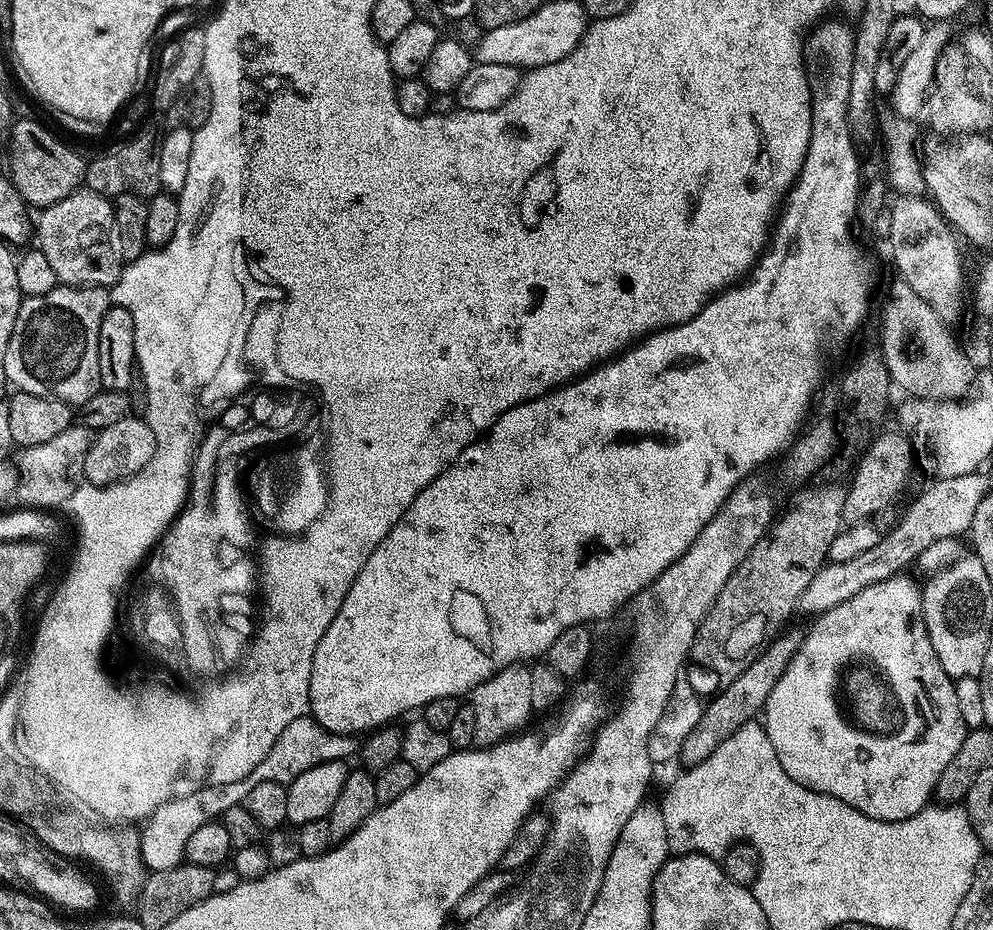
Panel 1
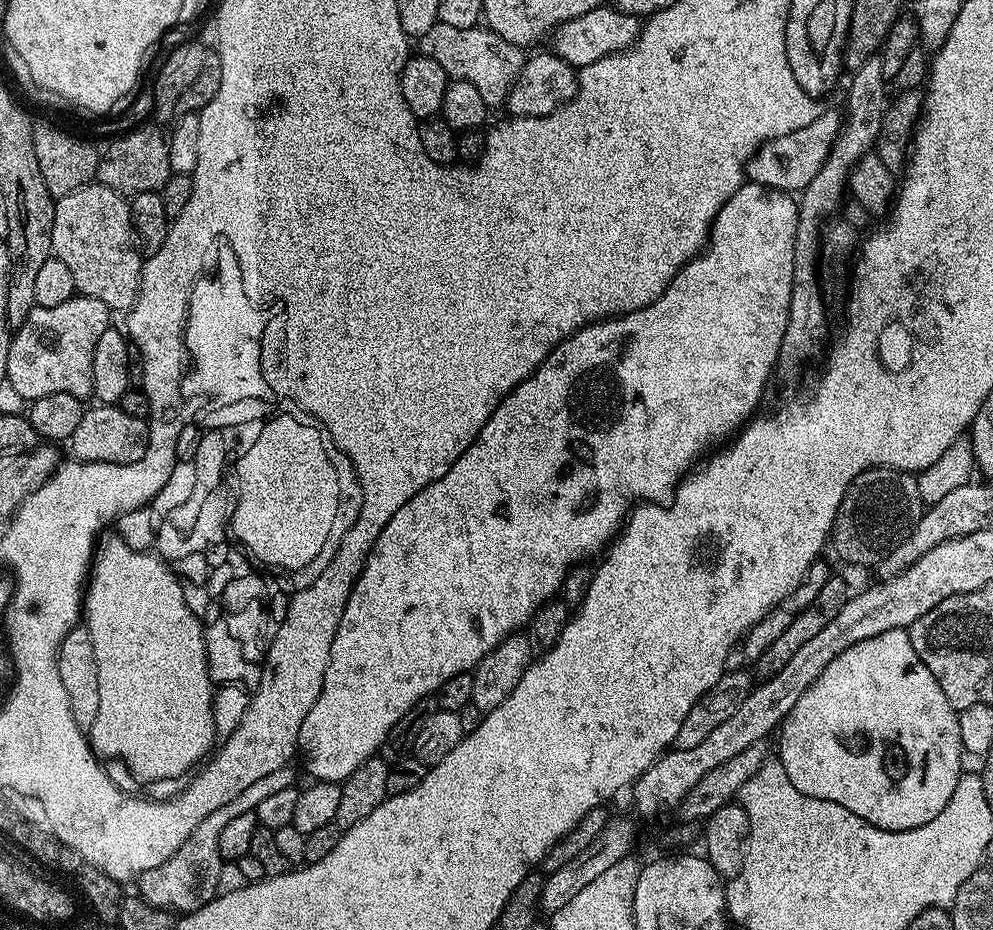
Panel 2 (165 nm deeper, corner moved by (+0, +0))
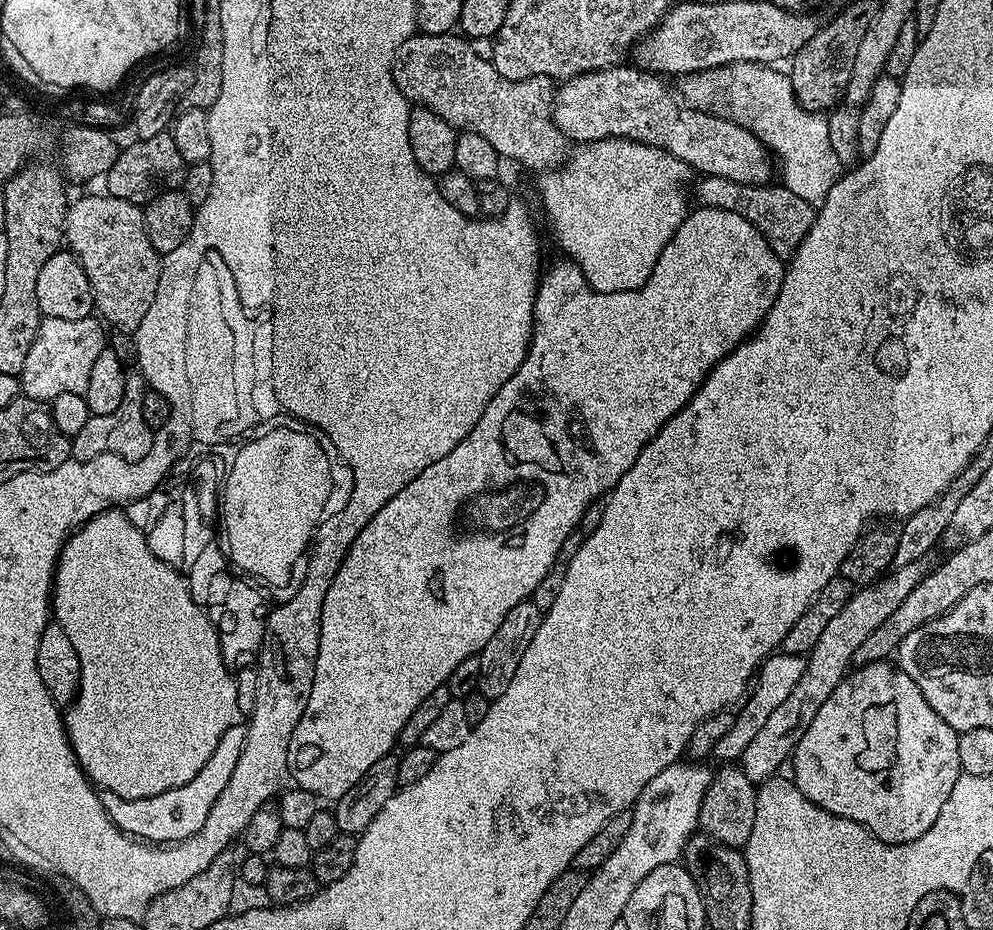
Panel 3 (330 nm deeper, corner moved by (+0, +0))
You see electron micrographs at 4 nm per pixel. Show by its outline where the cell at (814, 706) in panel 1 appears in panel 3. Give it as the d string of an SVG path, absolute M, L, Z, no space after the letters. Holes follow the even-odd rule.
M892 662L861 664L855 670L849 671L843 682L834 690L834 694L830 694L830 698L822 702L822 710L814 714L814 722L810 722L806 734L802 734L798 746L792 751L790 757L791 768L791 779L798 786L798 790L802 790L806 798L810 798L810 802L814 802L830 814L838 814L842 818L850 818L858 822L887 844L905 844L914 842L914 838L922 838L922 834L926 834L926 830L934 826L934 818L938 818L938 813L942 810L946 798L950 798L950 790L954 790L954 782L958 782L958 778L962 775L958 762L957 732L950 726L946 726L946 722L942 722L942 718L938 718L934 710L930 710L930 702L922 698L922 690L918 690L916 683Z

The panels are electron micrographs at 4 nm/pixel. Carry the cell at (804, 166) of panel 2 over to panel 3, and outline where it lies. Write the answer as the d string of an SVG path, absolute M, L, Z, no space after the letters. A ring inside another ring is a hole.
M621 62L611 68L583 72L563 81L555 89L552 121L569 141L589 144L591 140L607 140L609 136L616 136L620 140L637 140L669 152L674 158L686 162L696 174L730 178L730 182L743 184L767 184L773 179L773 153L750 129L714 112L702 112L691 106L680 108L681 101L668 93L667 86L663 84L665 81L657 73L645 72L635 66L627 68L626 65Z

